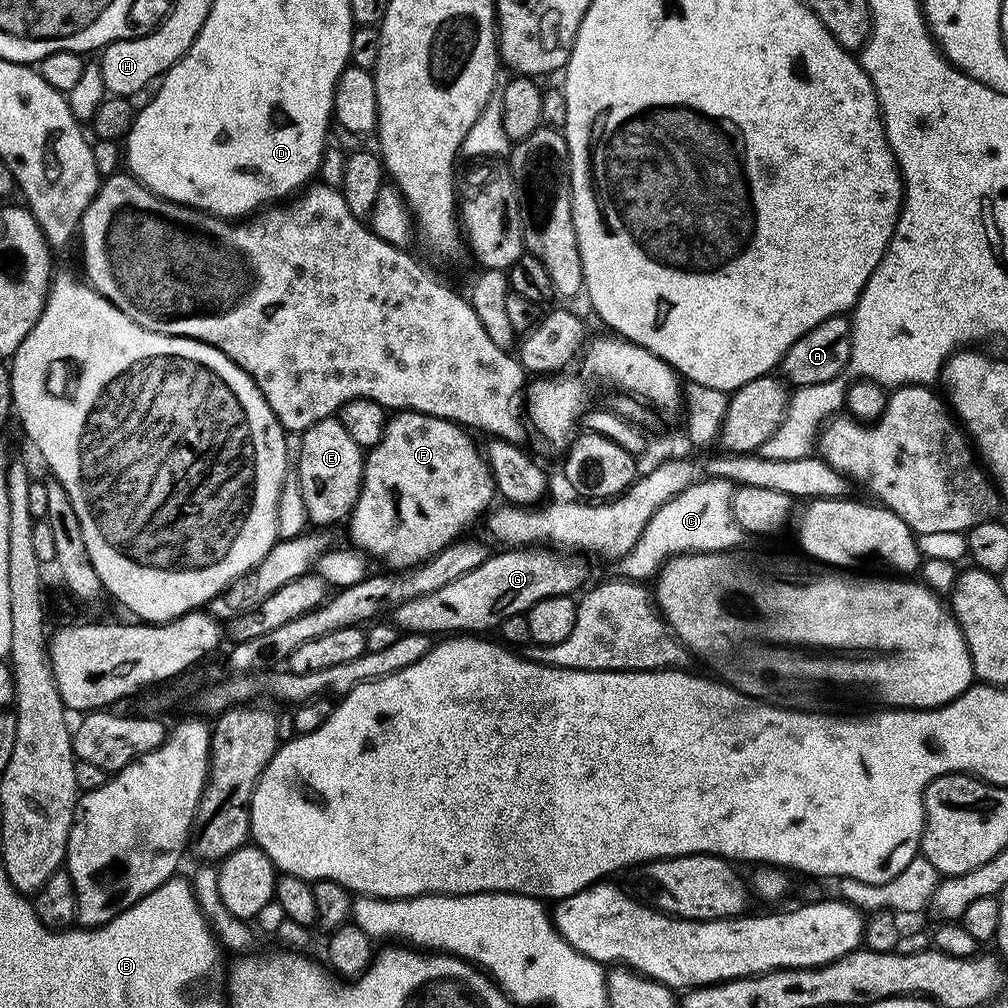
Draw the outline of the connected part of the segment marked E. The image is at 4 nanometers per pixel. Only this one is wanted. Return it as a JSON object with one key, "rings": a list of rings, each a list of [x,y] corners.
{"rings":[[[339,418],[319,420],[302,433],[300,461],[295,461],[294,472],[300,475],[298,491],[304,499],[304,514],[316,524],[336,524],[339,520],[347,521],[352,508],[360,497],[360,483],[364,477],[365,453],[350,438]]]}

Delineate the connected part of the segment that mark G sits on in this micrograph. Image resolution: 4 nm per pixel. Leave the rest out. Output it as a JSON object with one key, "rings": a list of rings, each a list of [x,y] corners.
{"rings":[[[520,546],[515,550],[500,550],[497,554],[489,555],[474,570],[462,574],[462,578],[454,578],[442,590],[434,590],[425,596],[414,598],[402,606],[398,606],[394,613],[394,623],[404,632],[444,632],[440,634],[484,634],[487,628],[499,629],[506,618],[527,613],[542,598],[551,596],[567,596],[575,593],[575,588],[584,580],[584,568],[576,560],[567,560],[559,551],[547,552],[544,546]]]}

